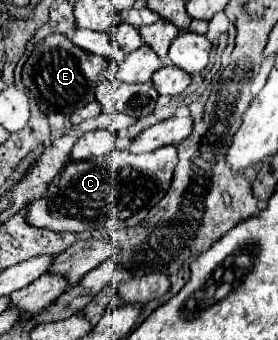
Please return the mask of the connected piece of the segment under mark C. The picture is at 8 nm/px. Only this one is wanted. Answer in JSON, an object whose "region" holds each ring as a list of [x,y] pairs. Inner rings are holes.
{"region":[[[166,145],[150,153],[132,155],[126,151],[114,149],[110,155],[102,155],[88,161],[70,161],[64,165],[64,169],[52,179],[46,193],[28,203],[24,207],[26,211],[26,223],[38,229],[50,229],[50,231],[94,231],[94,229],[126,229],[138,225],[148,211],[166,195],[168,183],[172,181],[172,171],[176,167],[176,147]]]}

